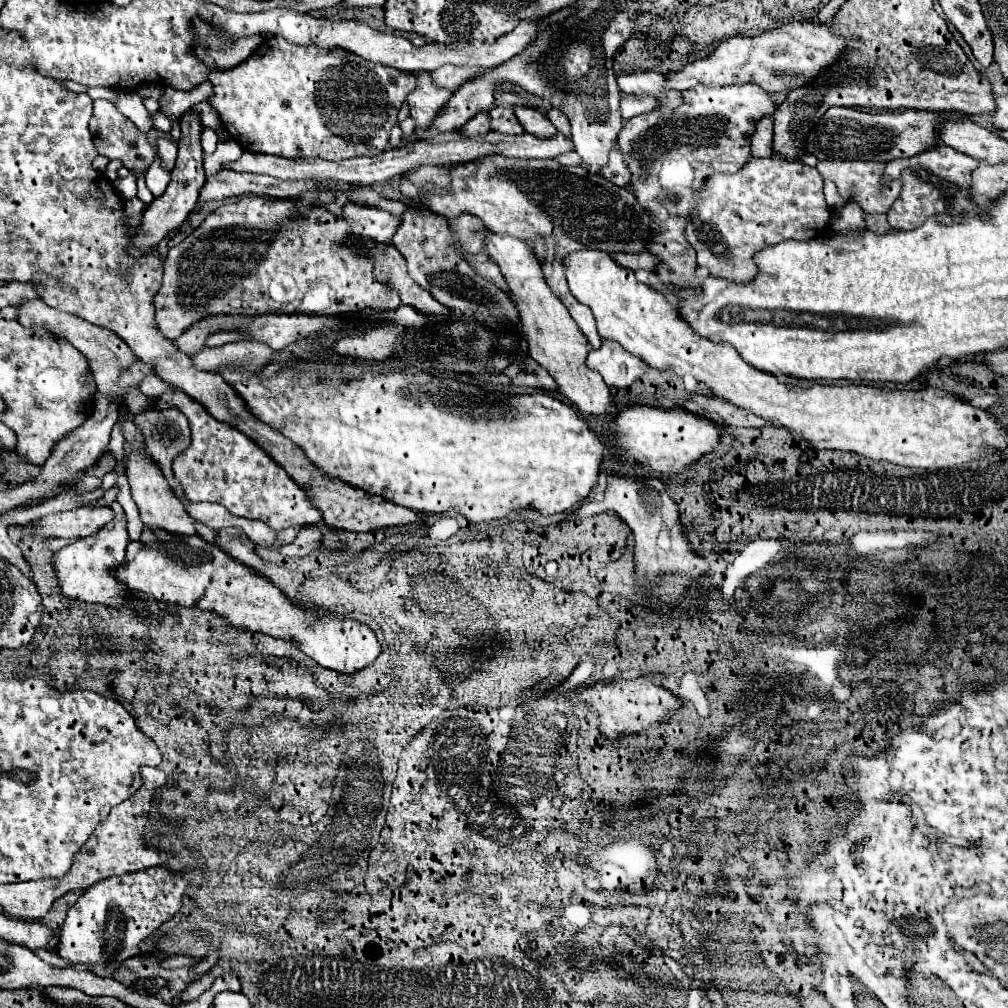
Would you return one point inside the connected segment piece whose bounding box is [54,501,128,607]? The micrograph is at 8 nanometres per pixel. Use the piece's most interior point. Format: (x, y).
(82, 568)

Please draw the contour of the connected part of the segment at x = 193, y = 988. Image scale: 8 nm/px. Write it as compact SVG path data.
M204 975L202 979L198 979L198 981L194 981L188 989L186 989L186 993L182 993L182 1001L192 1001L192 999L196 999L200 993L204 993L210 985L212 985L212 981L214 981L214 975Z

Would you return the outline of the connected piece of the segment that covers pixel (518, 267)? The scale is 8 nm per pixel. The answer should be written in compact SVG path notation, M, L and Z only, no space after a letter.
M484 231L484 237L486 237L484 239L486 251L490 259L500 267L508 283L512 301L518 307L524 327L524 337L530 345L528 355L552 373L560 391L578 407L578 411L584 417L610 417L614 413L610 389L606 387L598 371L586 369L588 341L584 333L578 329L576 321L570 317L568 309L562 305L562 301L550 291L542 275L542 267L534 257L532 249L528 247L528 243L522 241L520 237L498 235L492 231Z

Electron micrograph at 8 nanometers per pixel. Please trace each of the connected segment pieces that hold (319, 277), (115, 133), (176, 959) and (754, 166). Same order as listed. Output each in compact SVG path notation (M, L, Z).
M242 197L236 203L228 203L212 211L198 229L194 229L180 245L168 251L164 261L164 281L154 297L156 305L156 325L162 329L164 337L172 341L178 339L192 323L222 313L240 315L262 315L278 313L286 307L298 303L298 313L314 315L336 315L352 313L366 307L374 309L396 309L400 297L386 285L374 279L372 261L368 257L358 257L350 249L346 251L344 239L348 235L362 237L366 241L390 243L392 235L400 225L400 217L386 211L360 207L348 203L344 207L344 217L334 217L326 209L320 209L306 201L282 201L270 197Z
M96 99L94 101L94 115L90 119L90 131L92 131L92 137L94 137L94 145L96 145L96 151L104 157L108 157L110 161L112 159L118 159L122 161L122 165L130 171L146 171L154 159L156 159L156 149L154 145L150 145L150 141L146 139L146 135L128 119L124 117L112 101L106 101L106 99Z
M172 955L168 957L162 965L168 967L168 969L176 969L176 967L186 967L186 965L192 965L194 959L192 957L186 957L186 955Z
M780 155L766 159L748 157L746 165L742 165L738 173L714 173L714 177L708 177L704 181L702 189L698 189L694 197L694 209L686 223L686 239L696 249L700 267L708 267L716 277L746 283L758 271L752 261L752 255L756 251L782 243L786 239L808 241L812 237L818 237L826 229L830 215L832 211L828 211L822 193L822 175L816 167L808 167L798 161L786 161Z

